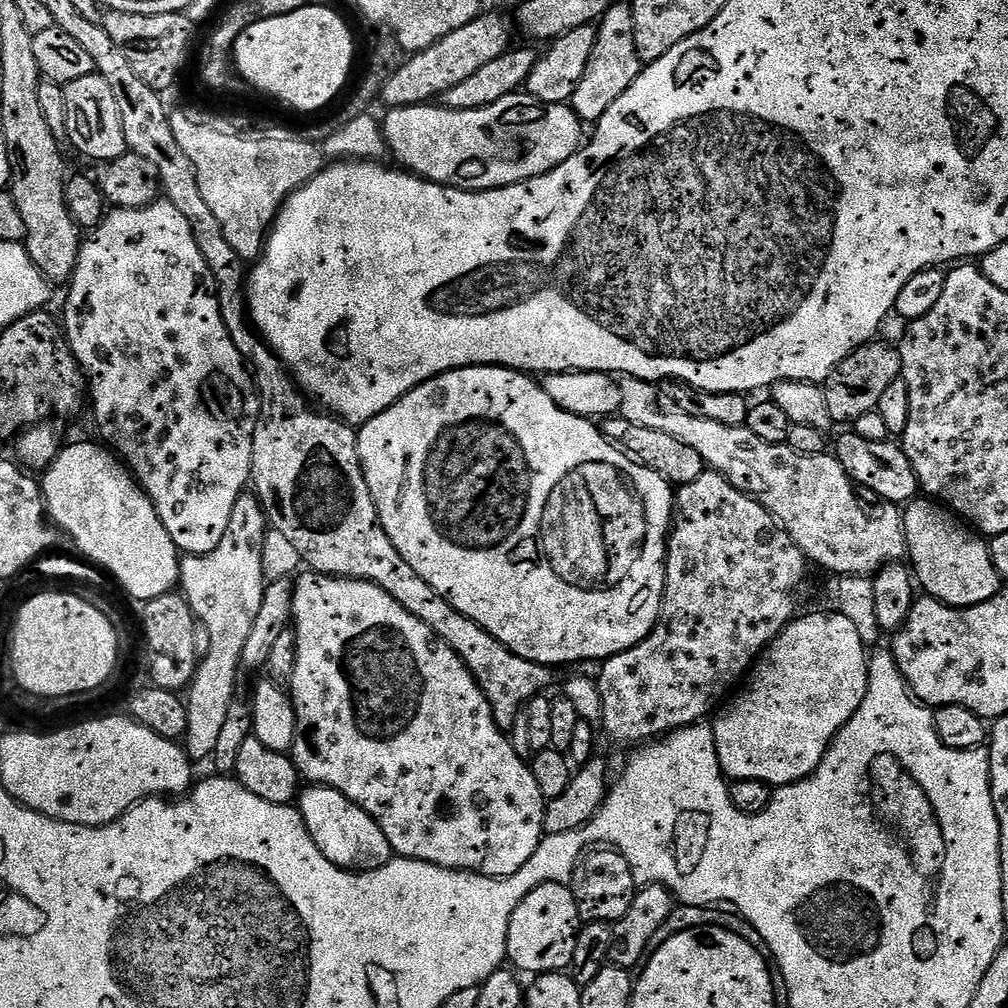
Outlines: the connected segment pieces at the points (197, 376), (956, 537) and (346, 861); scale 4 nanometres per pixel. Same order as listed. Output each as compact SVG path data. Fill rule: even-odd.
M163 198L144 208L112 208L103 222L97 228L91 229L81 243L76 269L72 271L66 287L68 301L64 304L62 327L74 358L84 370L86 388L90 393L90 412L92 408L96 415L96 424L100 427L99 439L123 461L136 483L152 499L154 510L162 526L166 526L166 534L170 534L177 549L190 556L210 554L214 546L222 542L222 534L226 534L226 526L230 526L234 502L238 502L240 493L249 487L252 478L252 451L254 430L260 413L260 393L256 390L256 381L244 353L238 350L238 346L234 346L226 330L226 322L220 313L216 276L210 266L206 266L206 258L202 258L198 242L194 242L194 230L190 230L186 214L182 214L178 206Z
M917 498L908 501L903 514L904 537L908 543L906 556L915 583L927 595L951 608L969 608L1002 591L998 570L994 570L994 562L990 562L988 540L961 523L945 505L931 498Z
M327 786L305 787L298 797L298 807L318 850L322 850L322 854L326 854L326 858L330 858L330 862L339 868L354 872L377 872L394 858L390 842L386 842L386 834L382 834L378 822L374 822L370 814L363 812L338 790Z

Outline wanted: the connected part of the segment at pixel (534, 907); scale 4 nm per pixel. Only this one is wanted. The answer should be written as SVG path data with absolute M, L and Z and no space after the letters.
M543 884L526 898L514 910L508 927L507 963L517 973L532 972L564 972L571 969L574 958L574 942L578 938L582 921L578 914L578 906L574 902L574 894L567 884Z

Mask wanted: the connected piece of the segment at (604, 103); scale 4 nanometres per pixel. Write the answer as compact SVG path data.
M618 2L598 21L594 54L590 54L590 62L586 66L586 74L582 74L582 82L578 90L574 90L570 106L578 114L582 122L598 122L626 90L640 76L642 62L638 58L638 46L634 46L634 14L628 2Z

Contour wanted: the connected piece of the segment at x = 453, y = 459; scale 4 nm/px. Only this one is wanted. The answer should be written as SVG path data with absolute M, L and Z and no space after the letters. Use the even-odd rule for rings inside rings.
M499 366L456 368L453 372L444 372L441 376L435 376L432 380L427 380L425 384L420 384L414 390L407 392L402 399L394 402L394 406L382 410L382 414L359 425L356 449L360 455L360 465L364 471L366 486L370 486L370 494L374 498L374 506L380 524L386 530L390 542L394 542L398 554L402 554L402 558L406 558L406 562L410 562L410 566L414 566L414 570L418 570L418 574L422 578L426 578L426 582L430 582L430 586L434 586L434 590L438 590L438 594L442 594L442 598L446 598L446 602L450 602L450 606L454 606L454 610L466 614L466 618L470 618L474 622L478 622L478 626L482 626L491 636L498 638L498 642L505 644L518 658L526 658L535 664L557 666L556 664L580 664L583 660L603 662L610 656L616 656L619 652L625 652L636 644L641 644L656 627L656 622L660 618L660 609L664 607L664 562L668 555L668 533L674 519L674 488L657 472L642 466L628 453L609 442L604 437L603 431L593 421L575 416L559 408L554 402L554 398L550 398L550 394L546 394L543 387L537 381L535 384L532 380L535 379L531 375L515 372L513 368ZM596 500L612 500L612 516L600 517L600 508L596 505Z

